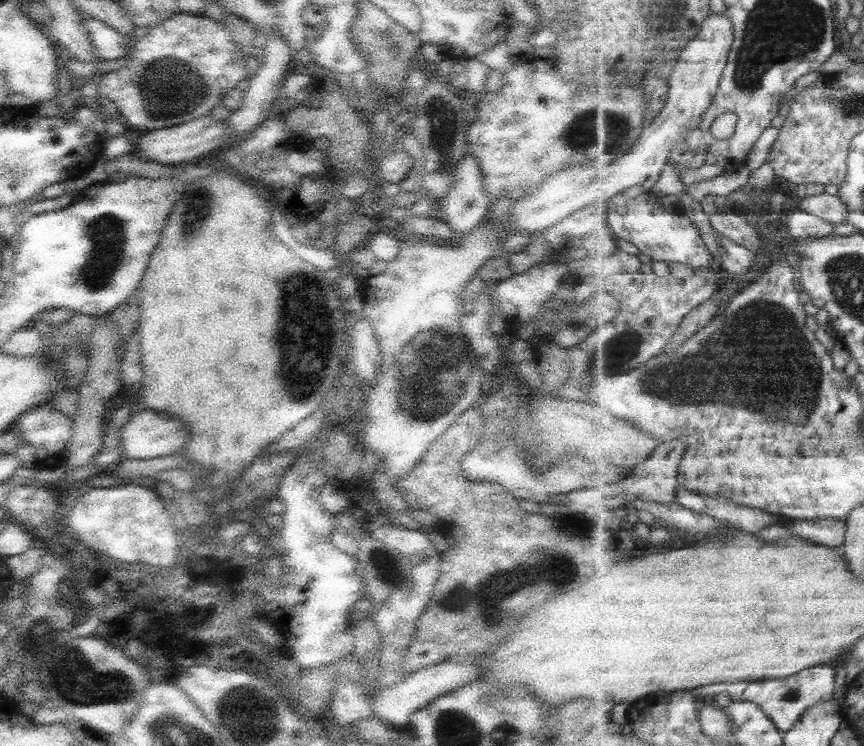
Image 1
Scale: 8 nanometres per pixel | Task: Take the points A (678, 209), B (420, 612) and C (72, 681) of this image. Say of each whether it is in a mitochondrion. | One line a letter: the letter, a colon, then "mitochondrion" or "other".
A: other
B: other
C: mitochondrion

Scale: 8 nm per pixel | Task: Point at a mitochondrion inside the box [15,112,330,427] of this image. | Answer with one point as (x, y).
(108, 233)

